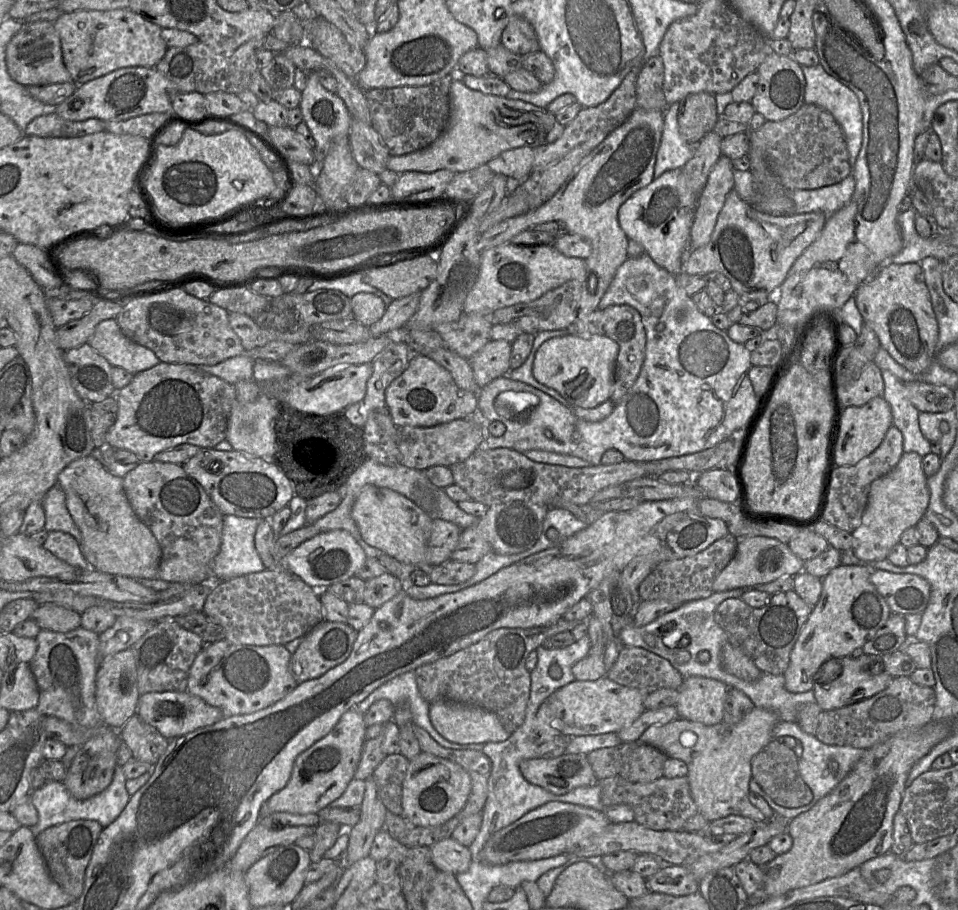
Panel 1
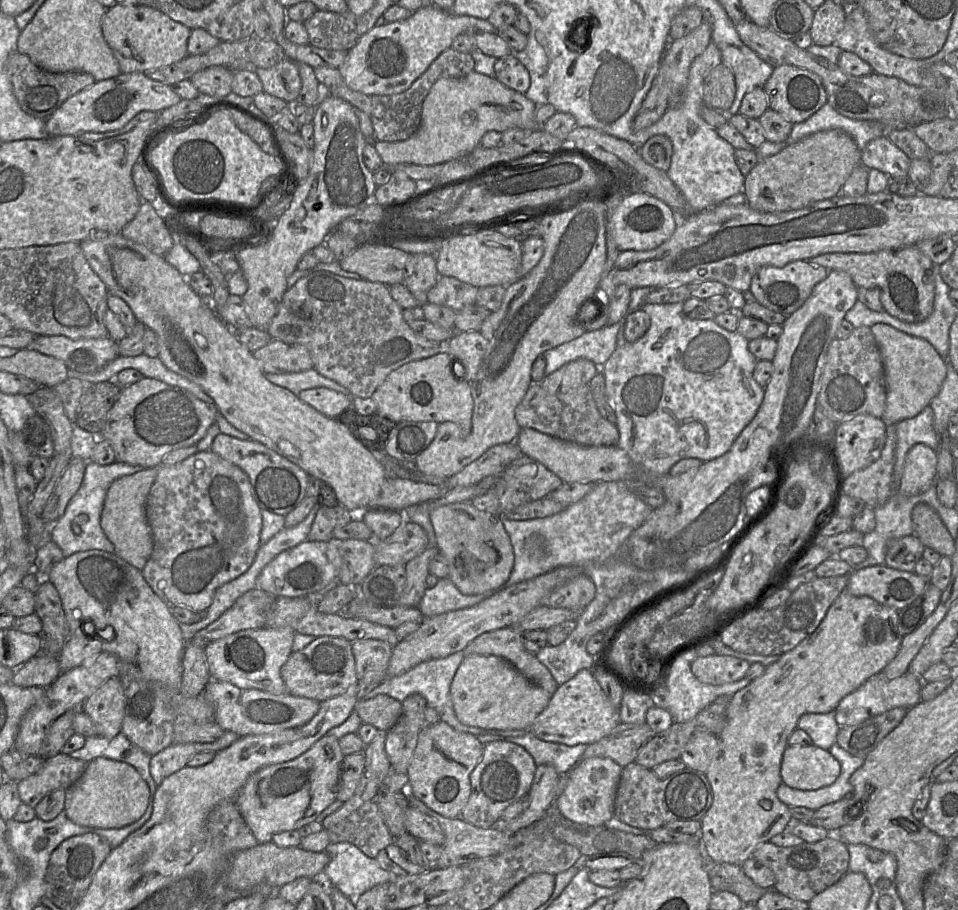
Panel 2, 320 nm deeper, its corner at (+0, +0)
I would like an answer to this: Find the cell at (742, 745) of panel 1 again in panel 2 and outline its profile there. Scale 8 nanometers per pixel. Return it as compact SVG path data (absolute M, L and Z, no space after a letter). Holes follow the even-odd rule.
M845 588L830 606L824 619L811 635L801 641L792 650L782 654L778 661L766 667L766 670L762 676L751 681L749 685L731 696L726 711L726 724L718 736L720 742L720 754L710 764L705 773L712 790L712 804L706 814L700 820L701 829L699 835L706 857L719 863L724 862L741 865L744 861L752 857L754 850L760 844L769 842L770 839L775 835L782 833L785 830L789 830L790 826L793 824L793 821L798 821L792 818L790 814L790 807L781 802L776 794L777 788L782 784L780 769L783 753L788 746L788 738L797 728L798 720L801 716L807 713L825 714L828 712L834 712L842 698L856 690L871 676L883 671L886 665L898 653L903 638L897 630L897 613L897 610L883 606L871 597L854 596Z

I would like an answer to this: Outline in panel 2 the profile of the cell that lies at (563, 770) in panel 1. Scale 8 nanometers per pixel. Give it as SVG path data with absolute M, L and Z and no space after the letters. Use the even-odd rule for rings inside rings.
M589 757L578 761L568 772L567 783L555 799L555 806L566 818L588 825L604 825L614 815L614 803L622 768L607 757Z

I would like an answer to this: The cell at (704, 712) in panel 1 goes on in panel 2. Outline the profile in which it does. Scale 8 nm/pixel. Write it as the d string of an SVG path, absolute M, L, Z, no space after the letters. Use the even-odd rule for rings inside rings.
M713 654L697 657L691 664L691 671L701 683L719 686L743 679L750 665L733 656Z

